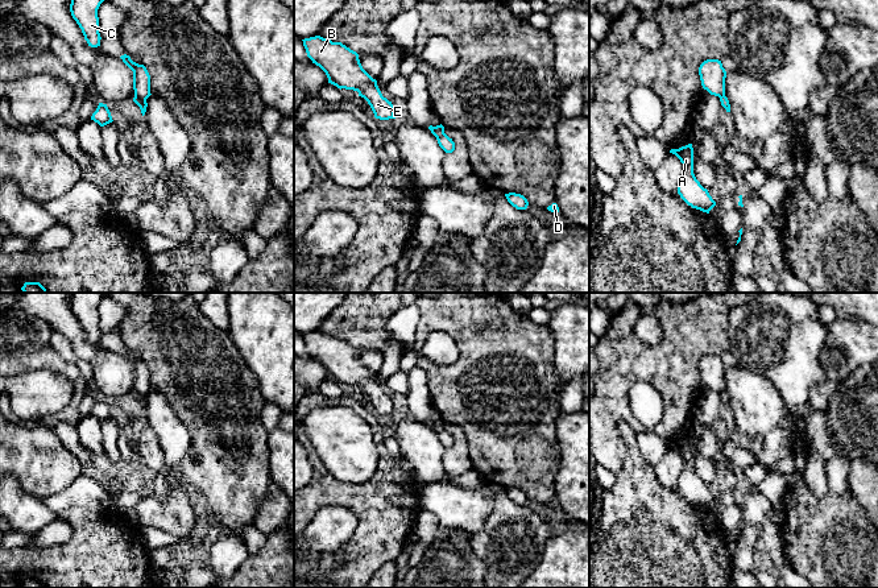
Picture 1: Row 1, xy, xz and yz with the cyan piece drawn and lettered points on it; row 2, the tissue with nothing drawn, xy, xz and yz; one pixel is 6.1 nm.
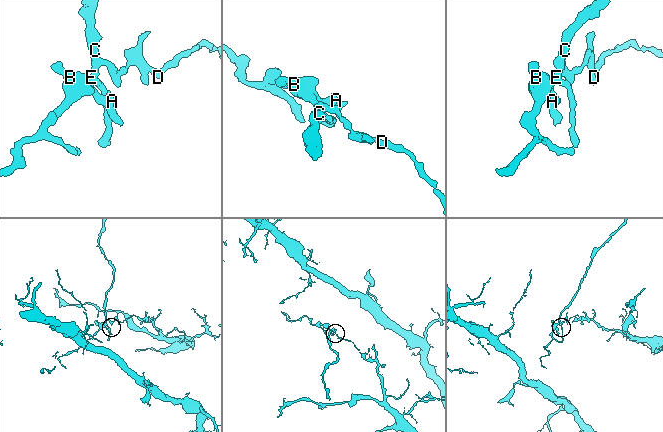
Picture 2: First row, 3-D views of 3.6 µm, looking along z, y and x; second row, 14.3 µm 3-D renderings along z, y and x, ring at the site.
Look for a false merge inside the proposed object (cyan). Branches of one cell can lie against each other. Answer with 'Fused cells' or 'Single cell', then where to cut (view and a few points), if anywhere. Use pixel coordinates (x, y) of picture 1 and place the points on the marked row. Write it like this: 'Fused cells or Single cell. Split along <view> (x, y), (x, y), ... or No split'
Fused cells. Split along xz (430, 128), (437, 135), (444, 133)

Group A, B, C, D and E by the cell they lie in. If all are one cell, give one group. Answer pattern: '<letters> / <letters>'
A B C E / D

